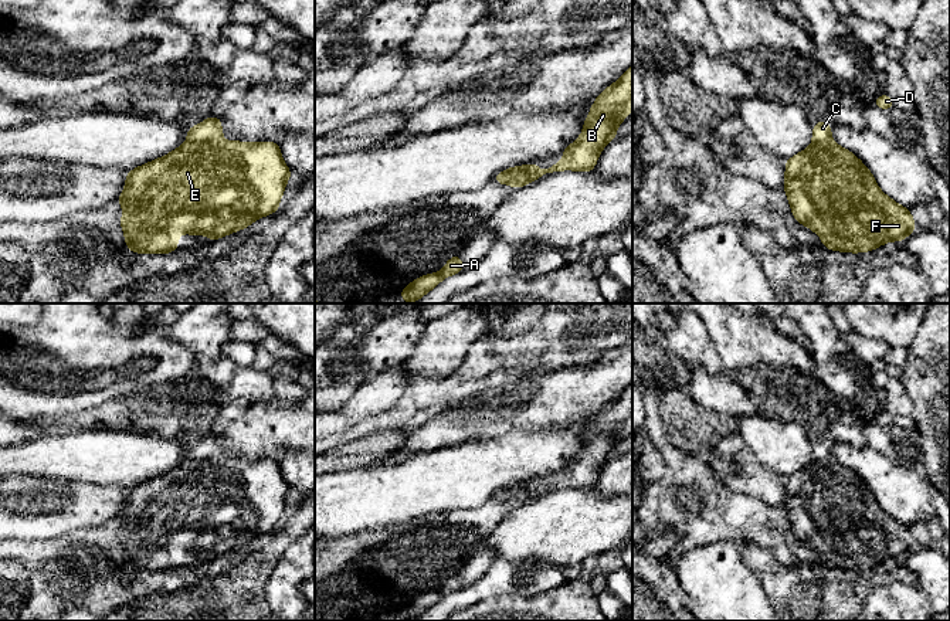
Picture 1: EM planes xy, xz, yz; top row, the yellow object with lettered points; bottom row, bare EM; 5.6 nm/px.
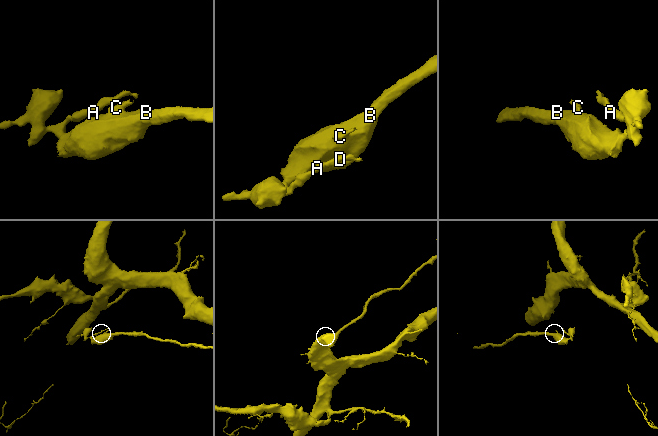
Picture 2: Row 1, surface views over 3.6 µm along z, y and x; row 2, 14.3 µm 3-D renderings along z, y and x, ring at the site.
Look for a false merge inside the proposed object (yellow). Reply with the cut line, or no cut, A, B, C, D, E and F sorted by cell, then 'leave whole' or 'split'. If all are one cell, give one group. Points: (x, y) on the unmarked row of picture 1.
no cut; A B C D E F; leave whole

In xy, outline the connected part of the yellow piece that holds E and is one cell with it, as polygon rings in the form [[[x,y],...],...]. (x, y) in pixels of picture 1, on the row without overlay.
[[[210,434],[201,441],[187,447],[187,459],[176,468],[145,481],[126,492],[126,502],[118,520],[123,525],[119,543],[125,549],[129,569],[139,571],[169,571],[179,564],[180,550],[204,552],[211,559],[248,546],[257,536],[276,530],[291,488],[284,481],[279,461],[244,461],[238,458],[223,459],[220,434]]]

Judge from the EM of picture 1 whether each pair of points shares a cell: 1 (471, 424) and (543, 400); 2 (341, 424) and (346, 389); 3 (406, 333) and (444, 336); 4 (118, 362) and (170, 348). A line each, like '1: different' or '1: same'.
1: same
2: different
3: different
4: same

